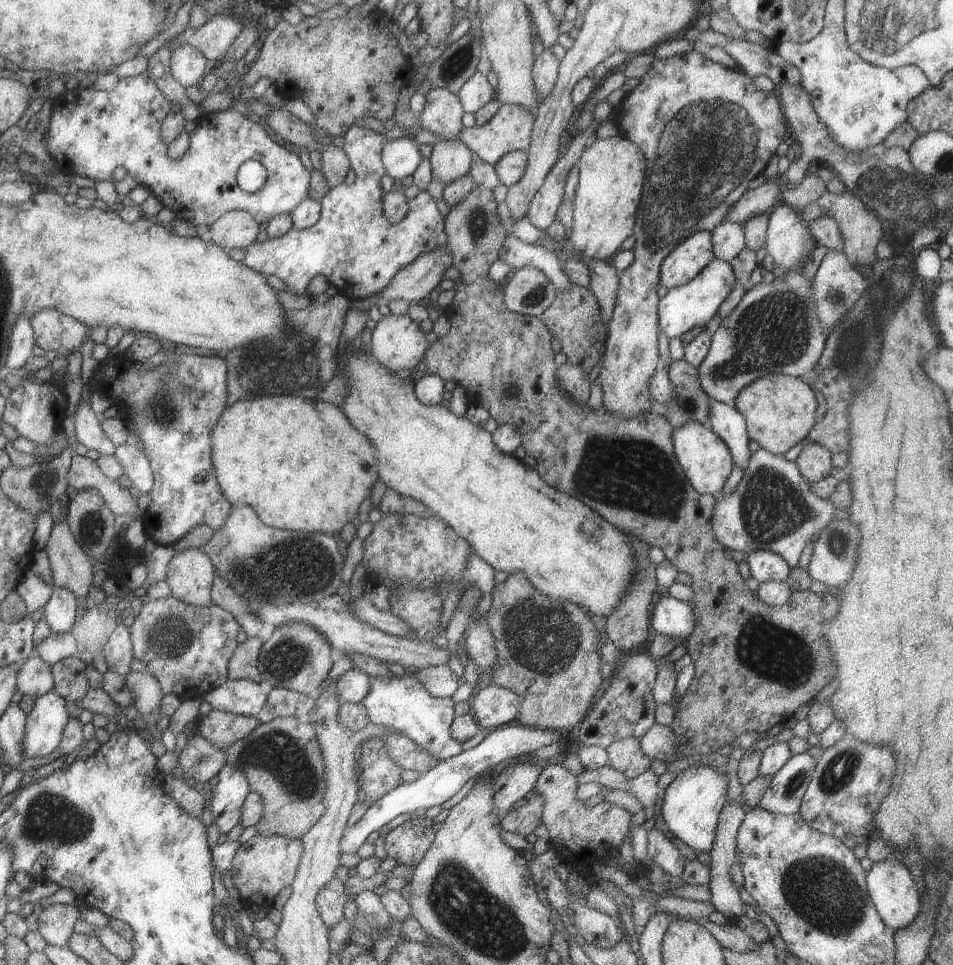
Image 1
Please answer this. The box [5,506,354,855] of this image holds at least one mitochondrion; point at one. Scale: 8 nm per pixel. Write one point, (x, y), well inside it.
(50, 819)

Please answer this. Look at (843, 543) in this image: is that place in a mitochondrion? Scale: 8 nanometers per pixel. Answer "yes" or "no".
yes

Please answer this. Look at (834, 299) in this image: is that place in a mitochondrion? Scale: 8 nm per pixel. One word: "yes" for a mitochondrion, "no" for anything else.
yes

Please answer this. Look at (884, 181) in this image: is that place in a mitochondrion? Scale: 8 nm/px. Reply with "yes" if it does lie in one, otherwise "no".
yes

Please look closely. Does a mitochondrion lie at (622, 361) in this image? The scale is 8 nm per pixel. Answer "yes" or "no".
no

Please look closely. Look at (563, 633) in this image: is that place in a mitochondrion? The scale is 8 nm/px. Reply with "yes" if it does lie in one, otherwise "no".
yes

